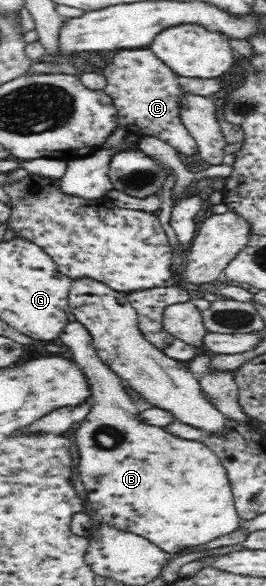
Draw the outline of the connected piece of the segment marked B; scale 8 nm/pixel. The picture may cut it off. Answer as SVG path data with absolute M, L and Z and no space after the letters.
M77 320L70 321L66 324L61 330L58 340L60 344L68 346L69 350L72 351L74 355L73 360L79 365L79 368L83 369L88 383L92 386L92 406L86 419L80 423L80 428L76 430L76 438L74 440L76 440L75 444L77 444L77 453L79 454L79 463L77 464L79 479L88 494L88 502L100 517L100 521L118 527L122 531L138 534L152 541L160 549L172 554L178 553L189 546L206 544L215 538L220 538L220 536L226 533L230 534L238 529L241 526L242 519L238 516L237 510L235 509L234 496L225 466L215 451L211 447L208 447L206 443L178 438L166 432L165 428L148 425L144 423L144 420L139 419L142 408L136 406L136 403L132 401L131 396L125 390L124 382L106 364L102 363L102 359L97 356L96 349L94 348L92 336L90 336L90 333Z

